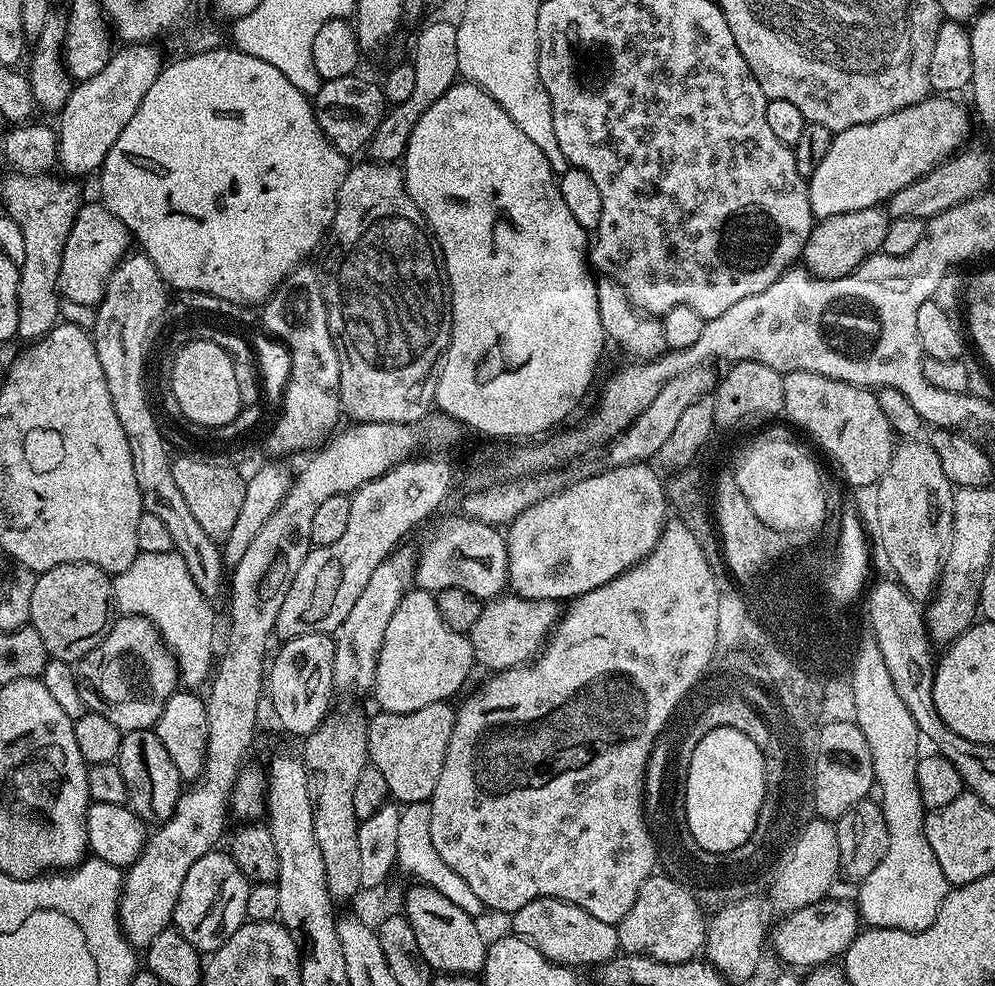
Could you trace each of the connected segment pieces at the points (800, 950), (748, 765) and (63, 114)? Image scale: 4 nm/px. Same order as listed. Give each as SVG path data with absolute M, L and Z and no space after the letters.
M825 898L810 906L796 908L776 924L770 936L770 948L776 951L784 966L792 970L818 968L822 964L839 961L852 945L862 928L860 913L855 903L832 899Z
M714 729L702 738L700 748L696 748L694 758L690 759L690 767L692 780L685 786L685 812L694 841L712 848L732 848L734 842L752 832L756 804L760 804L760 756L756 756L756 747L748 744L748 739L740 736L739 730Z
M151 43L130 44L113 51L112 57L94 74L94 78L81 80L66 98L64 107L58 113L58 135L56 138L56 158L61 173L72 178L81 178L87 172L95 173L104 164L106 154L118 134L126 130L134 110L142 106L146 90L154 86L162 67L160 52Z

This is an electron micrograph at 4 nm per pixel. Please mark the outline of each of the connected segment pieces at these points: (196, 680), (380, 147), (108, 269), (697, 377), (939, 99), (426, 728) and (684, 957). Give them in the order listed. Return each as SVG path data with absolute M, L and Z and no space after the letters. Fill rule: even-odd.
M175 550L166 554L142 552L136 556L126 570L115 573L112 599L123 615L146 618L160 631L160 637L176 658L185 689L199 689L199 684L213 675L212 643L216 640L216 612L212 608L215 607L213 601L207 600L202 590L198 590L186 562L182 562Z
M438 20L430 24L425 23L418 31L419 34L414 44L414 57L410 63L414 68L415 87L412 96L406 101L393 105L379 123L378 129L374 132L374 138L369 142L366 152L373 161L377 163L395 163L399 161L408 145L410 134L413 133L414 126L418 119L442 98L446 90L452 88L459 72L457 70L458 38L456 24L451 21Z
M81 203L78 214L74 218L74 226L70 226L70 236L62 250L62 270L60 271L60 294L65 301L72 304L81 304L82 307L91 309L100 303L104 296L104 287L108 285L110 274L120 265L121 260L129 255L130 233L120 219L104 207L103 203Z
M701 366L686 370L686 374L678 374L678 378L670 378L662 390L658 390L658 395L654 397L654 402L634 420L625 431L622 431L606 446L604 454L606 461L611 467L618 465L645 463L650 459L659 457L662 445L670 438L670 433L674 430L674 425L680 419L680 415L690 407L691 403L698 398L709 395L718 383L718 372L715 367Z
M932 94L914 106L906 106L894 114L886 114L886 118L850 126L835 133L830 150L826 150L826 158L822 158L814 174L807 177L813 217L825 220L834 214L850 214L850 210L866 210L883 205L898 190L902 190L902 186L922 178L922 174L926 174L935 164L959 152L969 143L968 131L972 128L973 117L969 109L964 109L956 100L959 99L949 98L944 94Z
M434 702L430 706L422 706L422 710L410 710L410 714L394 714L393 712L377 711L375 715L376 717L371 717L371 719L368 720L368 758L371 767L381 772L382 778L386 778L389 797L404 806L410 803L431 801L432 795L434 794L434 786L438 786L438 778L442 775L442 762L446 762L446 746L450 746L450 734L454 734L456 708L448 702Z
M653 874L638 890L630 914L622 918L616 933L625 953L633 952L658 962L686 962L697 959L704 947L705 915L698 903L686 894L683 883L671 875Z

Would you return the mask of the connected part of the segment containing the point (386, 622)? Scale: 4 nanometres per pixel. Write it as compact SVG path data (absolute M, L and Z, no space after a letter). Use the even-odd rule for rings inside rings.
M405 546L399 547L387 556L374 570L370 583L362 589L358 602L346 614L346 622L335 629L334 639L334 678L333 685L344 692L365 692L371 689L374 674L378 666L378 654L382 650L382 638L386 638L386 626L390 626L390 618L394 610L398 610L398 602L402 602L405 592L409 591L416 575L416 554Z

